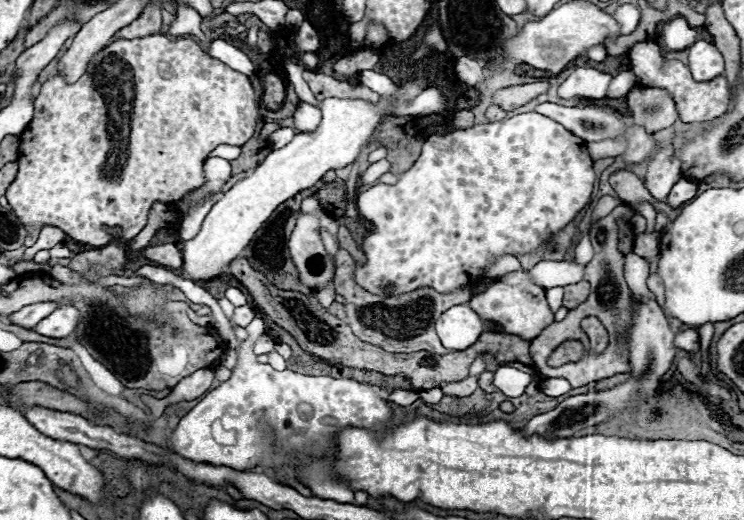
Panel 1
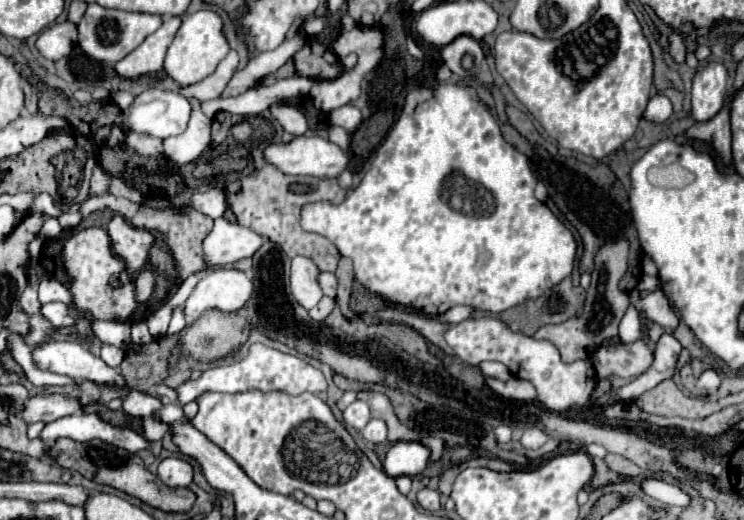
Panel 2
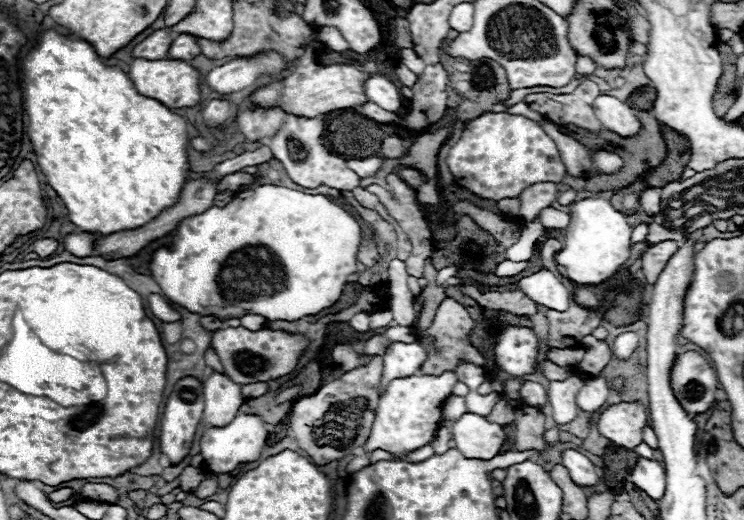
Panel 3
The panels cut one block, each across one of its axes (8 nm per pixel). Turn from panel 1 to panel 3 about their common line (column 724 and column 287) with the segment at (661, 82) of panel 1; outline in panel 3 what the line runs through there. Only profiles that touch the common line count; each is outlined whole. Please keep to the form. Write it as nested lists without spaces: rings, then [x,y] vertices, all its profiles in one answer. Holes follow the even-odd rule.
[[[304,56],[298,62],[296,70],[284,82],[258,88],[252,94],[252,102],[262,108],[270,108],[270,106],[278,104],[288,114],[314,118],[318,114],[326,114],[332,110],[364,106],[364,102],[368,102],[368,96],[364,92],[366,80],[368,80],[368,72],[362,72],[356,66],[350,66],[350,64],[330,64],[330,66],[308,64],[306,66],[306,56]]]

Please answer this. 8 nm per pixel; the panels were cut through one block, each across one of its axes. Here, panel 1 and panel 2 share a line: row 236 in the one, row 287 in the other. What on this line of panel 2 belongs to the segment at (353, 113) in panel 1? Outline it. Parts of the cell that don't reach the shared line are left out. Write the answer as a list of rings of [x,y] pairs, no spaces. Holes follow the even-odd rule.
[[[214,270],[208,272],[188,296],[184,306],[186,324],[192,324],[202,312],[218,308],[222,312],[240,310],[252,296],[252,280],[240,270]]]

